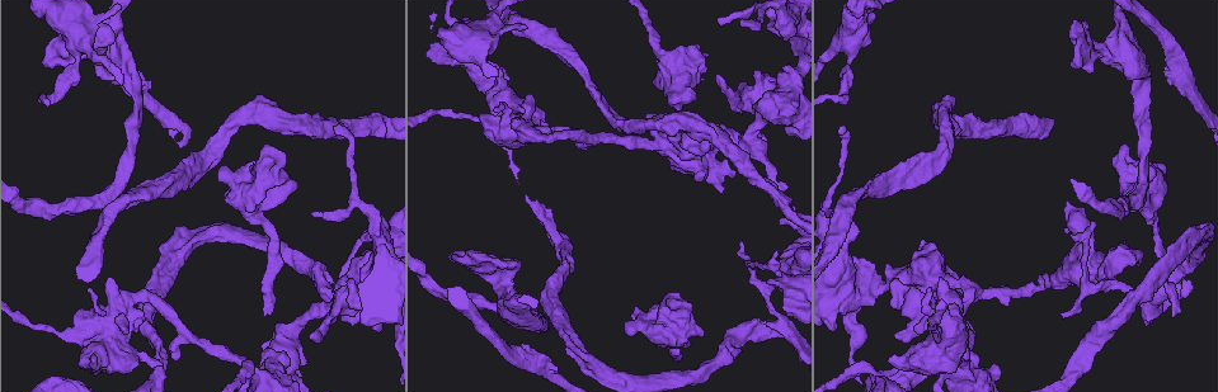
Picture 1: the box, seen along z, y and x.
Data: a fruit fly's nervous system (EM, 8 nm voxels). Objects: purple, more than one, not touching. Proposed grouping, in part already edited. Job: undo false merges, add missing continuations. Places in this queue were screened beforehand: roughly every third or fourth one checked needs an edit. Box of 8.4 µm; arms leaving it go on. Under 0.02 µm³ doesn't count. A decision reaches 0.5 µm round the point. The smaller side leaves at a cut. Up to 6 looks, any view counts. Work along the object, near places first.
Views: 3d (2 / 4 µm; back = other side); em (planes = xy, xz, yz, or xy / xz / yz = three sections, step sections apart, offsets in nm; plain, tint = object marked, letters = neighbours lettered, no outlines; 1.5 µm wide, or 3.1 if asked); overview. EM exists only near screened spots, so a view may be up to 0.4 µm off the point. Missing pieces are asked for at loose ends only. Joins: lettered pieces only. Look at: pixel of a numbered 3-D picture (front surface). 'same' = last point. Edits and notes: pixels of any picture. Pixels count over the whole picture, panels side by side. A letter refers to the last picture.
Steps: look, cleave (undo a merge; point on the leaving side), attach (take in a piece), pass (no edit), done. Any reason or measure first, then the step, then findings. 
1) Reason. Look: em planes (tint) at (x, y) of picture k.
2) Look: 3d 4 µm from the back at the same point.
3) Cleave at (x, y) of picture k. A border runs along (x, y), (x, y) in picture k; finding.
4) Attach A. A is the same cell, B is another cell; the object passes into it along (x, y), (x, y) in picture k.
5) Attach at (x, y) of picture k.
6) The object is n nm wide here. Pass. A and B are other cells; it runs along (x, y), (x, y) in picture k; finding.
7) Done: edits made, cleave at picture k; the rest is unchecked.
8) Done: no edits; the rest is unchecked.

An open end. Look: 3d 2 µm at (263, 314) of picture 1.

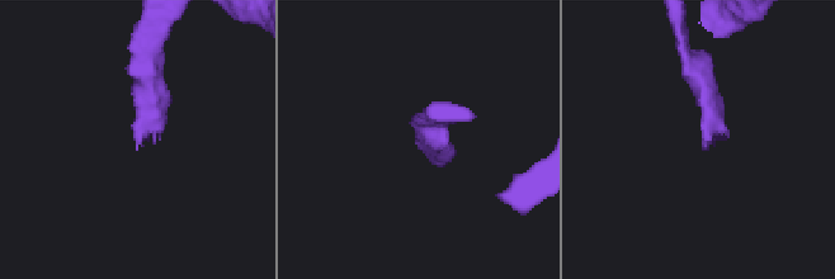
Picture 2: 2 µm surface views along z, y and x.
Shape alone is not enough. Look: em planes (letters) at (421, 145) of picture 2.

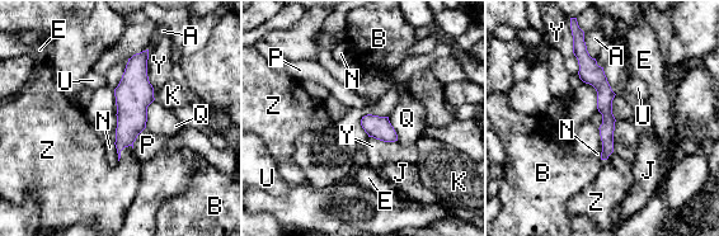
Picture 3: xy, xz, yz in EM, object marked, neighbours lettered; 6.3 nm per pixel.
Attach at (81, 154) of picture 3. Z is the same cell, A, B, E, J, K, N, P, Q, U and Y are other cells; the neuron continues.

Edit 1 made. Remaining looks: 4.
Look: overview.

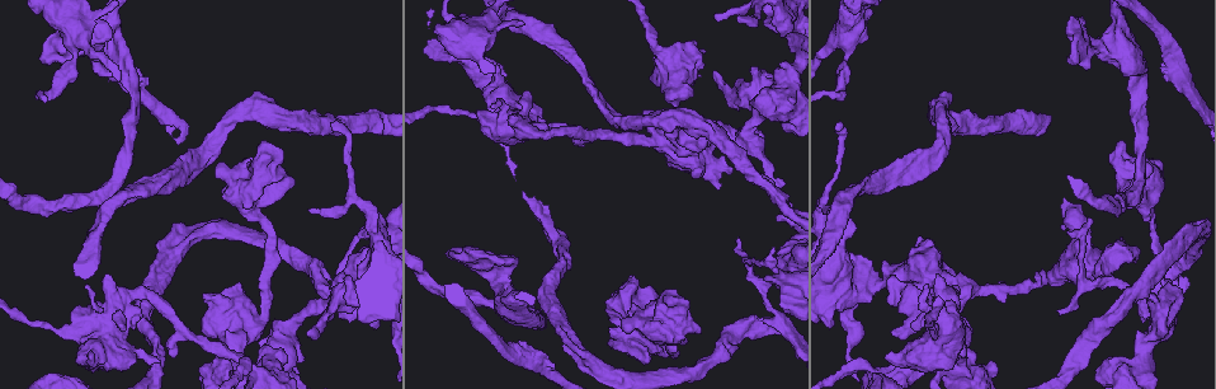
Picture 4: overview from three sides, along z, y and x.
Calibre changes. Look: 3d 4 µm at (789, 220) of picture 4.

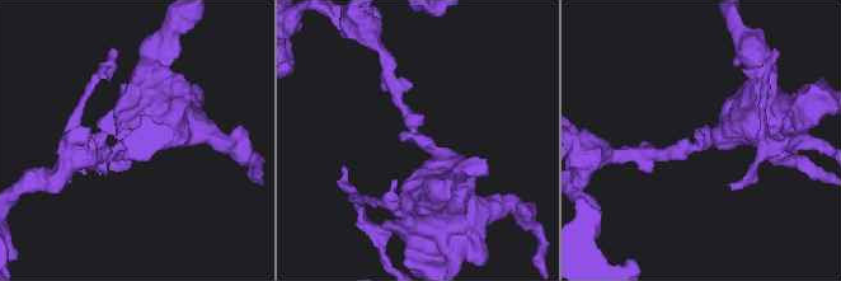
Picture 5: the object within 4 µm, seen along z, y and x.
The arms are 190, 500 nm wide; now the EM. Look: em planes (letters) at (415, 135) of picture 5.

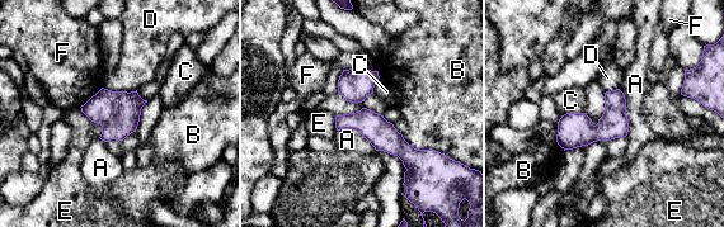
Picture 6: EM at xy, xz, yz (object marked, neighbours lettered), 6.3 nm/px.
The object is 180 nm wide here. Pass. A, B, C, D, E and F are other cells; continuous, no second neuron.

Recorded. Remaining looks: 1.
Done: edits made, attach at picture 3; the rest is unchecked.

